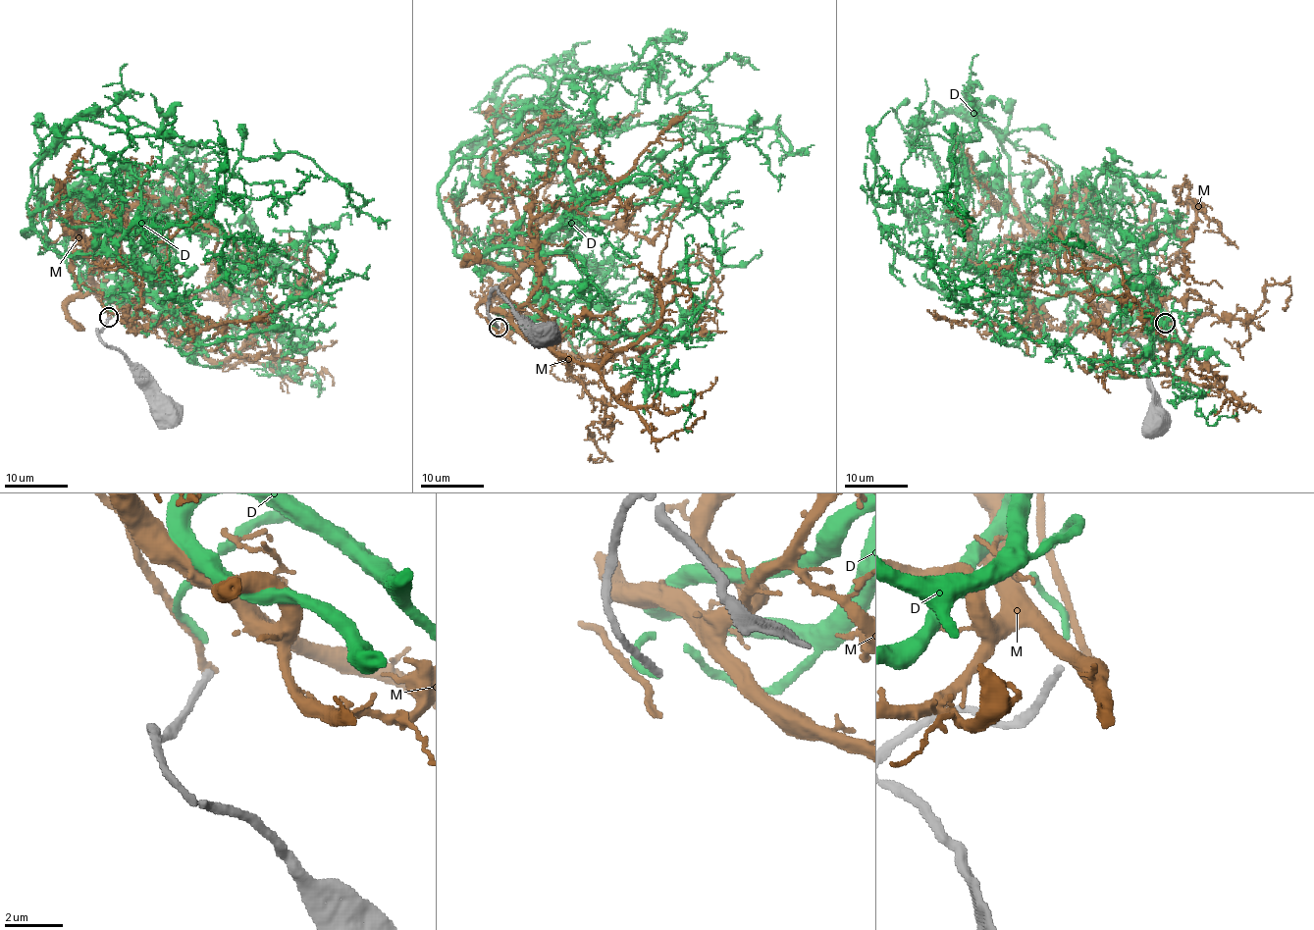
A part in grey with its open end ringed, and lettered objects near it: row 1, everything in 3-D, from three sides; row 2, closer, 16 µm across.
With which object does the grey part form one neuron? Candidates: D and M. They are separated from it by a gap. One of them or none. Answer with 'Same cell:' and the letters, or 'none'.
Same cell: D

